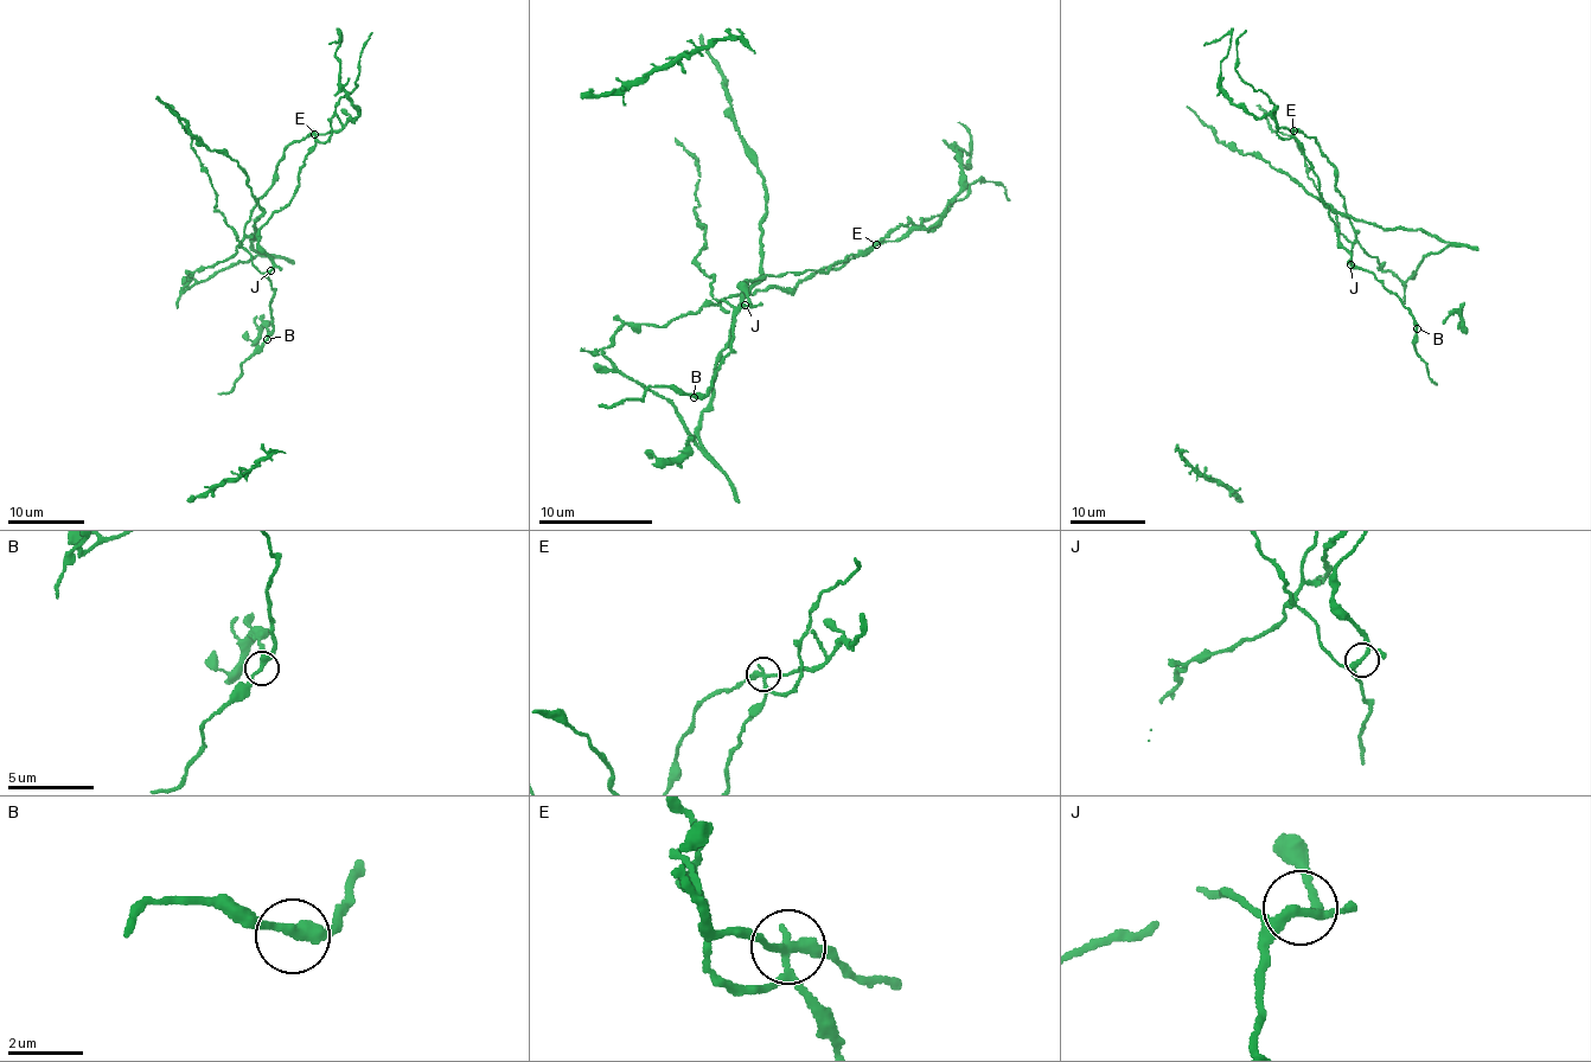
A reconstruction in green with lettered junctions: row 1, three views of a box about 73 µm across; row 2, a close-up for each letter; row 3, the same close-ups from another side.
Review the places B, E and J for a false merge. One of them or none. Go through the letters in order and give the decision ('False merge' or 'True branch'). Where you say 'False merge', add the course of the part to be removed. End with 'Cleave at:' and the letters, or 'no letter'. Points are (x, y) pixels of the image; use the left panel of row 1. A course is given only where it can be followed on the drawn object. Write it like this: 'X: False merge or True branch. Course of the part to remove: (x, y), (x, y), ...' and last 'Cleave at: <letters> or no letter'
B: True branch
E: False merge. Course of the part to remove: (315, 133), (287, 147), (232, 255), (193, 270), (189, 287), (255, 255), (262, 211), (238, 164), (158, 95)
J: True branch
Cleave at: E

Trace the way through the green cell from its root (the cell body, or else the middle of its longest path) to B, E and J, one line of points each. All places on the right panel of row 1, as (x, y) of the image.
B: (1361, 245), (1359, 242), (1352, 243), (1350, 262), (1356, 269), (1368, 270), (1397, 296), (1417, 328)
E: (1361, 245), (1346, 213), (1344, 198), (1336, 189), (1334, 167), (1314, 138), (1294, 129)
J: (1361, 245), (1359, 242), (1352, 243), (1350, 262), (1355, 267), (1350, 264)

